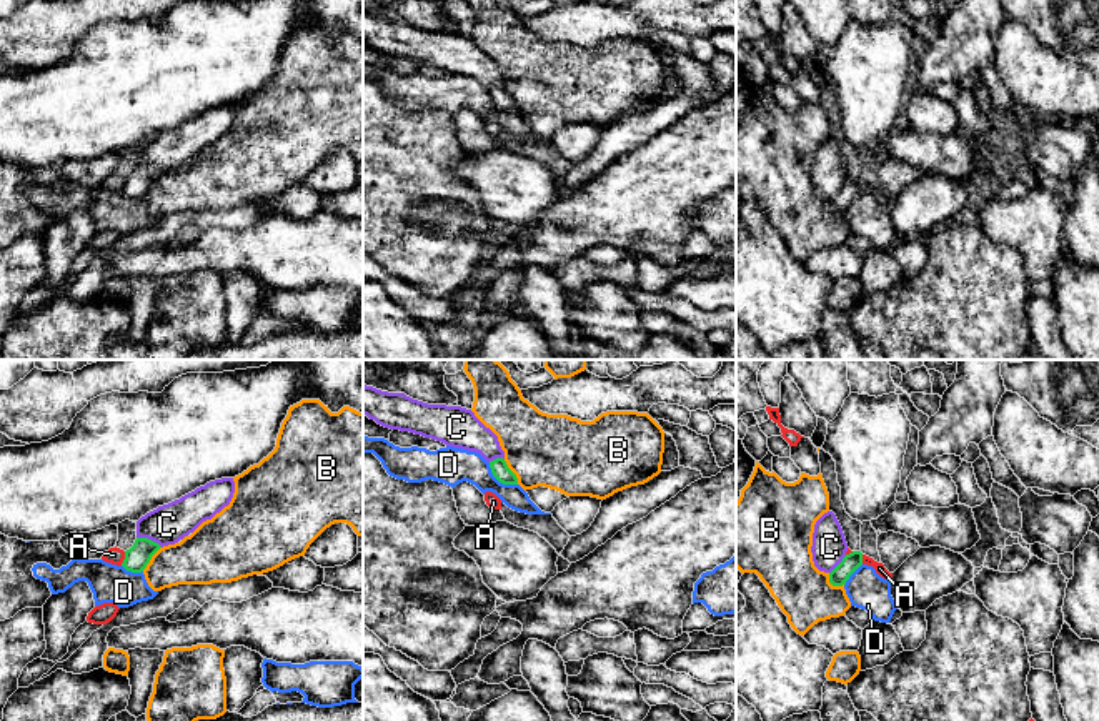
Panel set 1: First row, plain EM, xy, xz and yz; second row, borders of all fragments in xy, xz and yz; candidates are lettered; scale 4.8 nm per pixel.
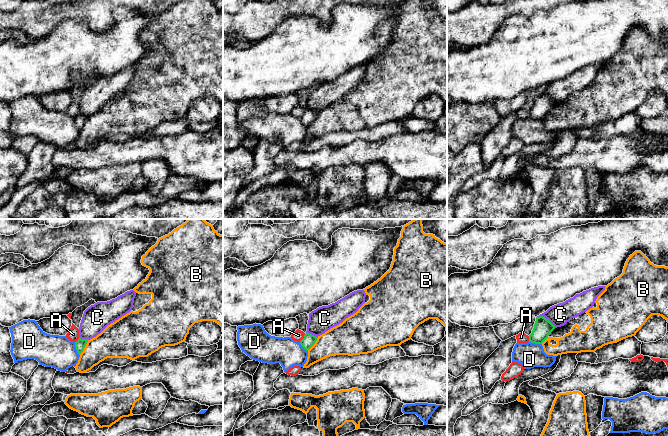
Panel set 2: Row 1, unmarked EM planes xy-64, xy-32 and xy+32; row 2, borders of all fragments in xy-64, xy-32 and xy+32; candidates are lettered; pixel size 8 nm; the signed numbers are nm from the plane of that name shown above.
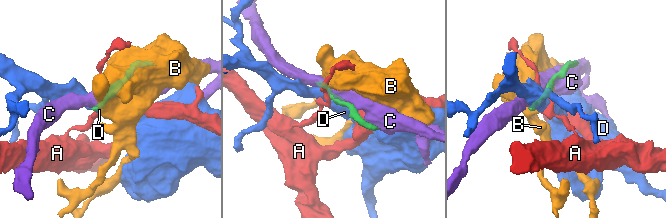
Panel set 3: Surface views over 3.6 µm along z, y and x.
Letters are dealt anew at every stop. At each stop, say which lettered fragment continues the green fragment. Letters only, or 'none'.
none

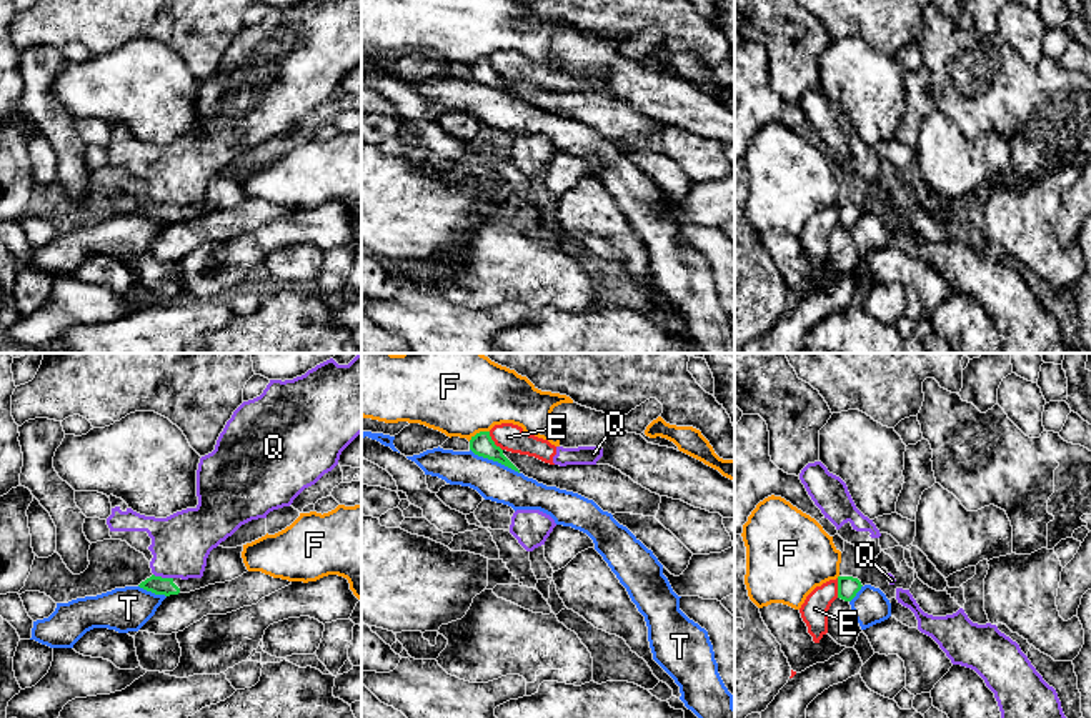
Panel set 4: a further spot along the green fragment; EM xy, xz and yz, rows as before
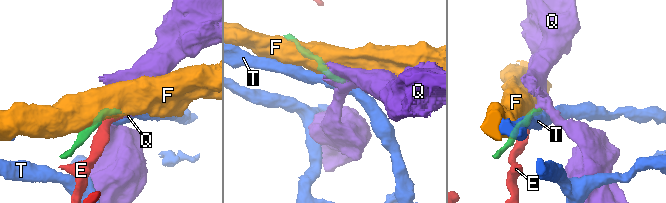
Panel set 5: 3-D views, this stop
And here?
none

